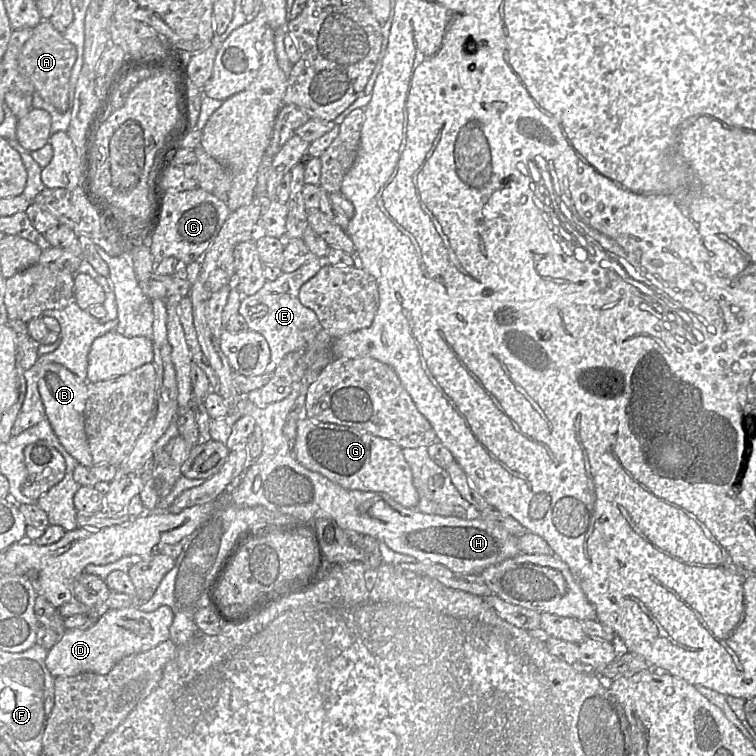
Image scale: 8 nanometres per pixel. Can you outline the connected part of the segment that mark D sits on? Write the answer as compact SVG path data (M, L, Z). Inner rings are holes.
M133 606L108 610L87 629L70 629L48 650L45 664L54 678L84 672L107 674L122 658L148 651L170 638L174 614L168 606L143 612Z

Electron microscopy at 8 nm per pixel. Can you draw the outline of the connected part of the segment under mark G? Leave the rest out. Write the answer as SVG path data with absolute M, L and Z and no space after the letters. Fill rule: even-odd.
M308 417L298 419L297 435L293 442L294 456L305 468L320 473L343 488L382 492L402 506L416 509L419 495L402 449L395 442L366 430L320 422Z

